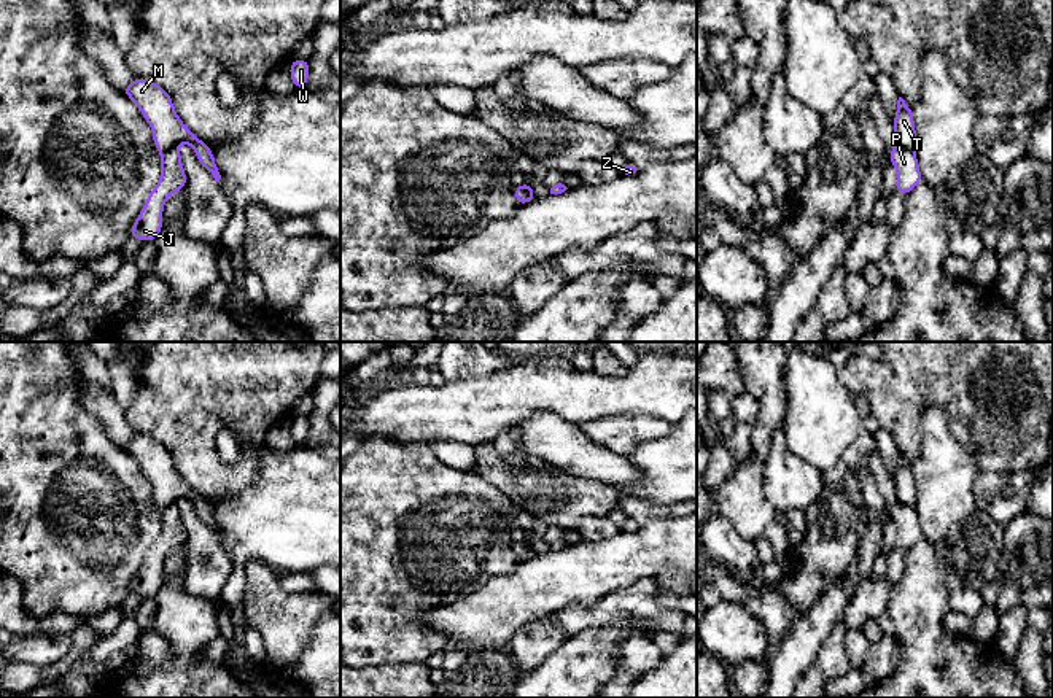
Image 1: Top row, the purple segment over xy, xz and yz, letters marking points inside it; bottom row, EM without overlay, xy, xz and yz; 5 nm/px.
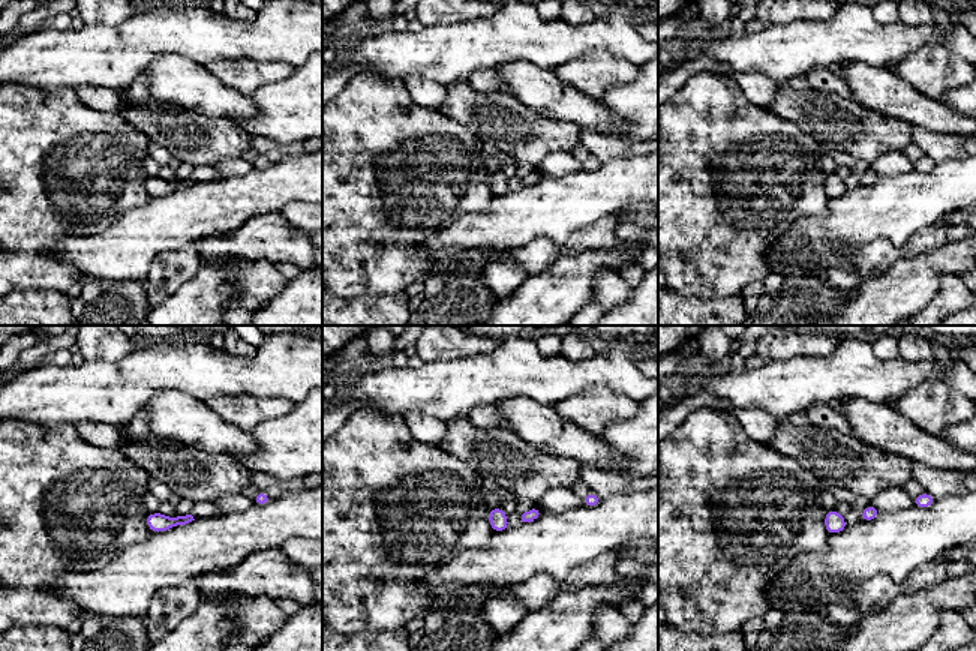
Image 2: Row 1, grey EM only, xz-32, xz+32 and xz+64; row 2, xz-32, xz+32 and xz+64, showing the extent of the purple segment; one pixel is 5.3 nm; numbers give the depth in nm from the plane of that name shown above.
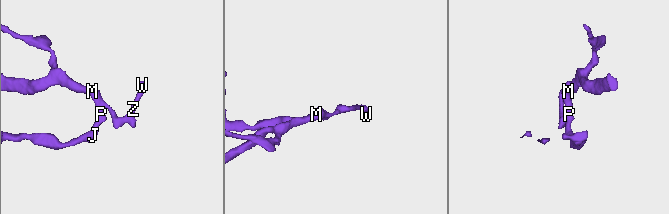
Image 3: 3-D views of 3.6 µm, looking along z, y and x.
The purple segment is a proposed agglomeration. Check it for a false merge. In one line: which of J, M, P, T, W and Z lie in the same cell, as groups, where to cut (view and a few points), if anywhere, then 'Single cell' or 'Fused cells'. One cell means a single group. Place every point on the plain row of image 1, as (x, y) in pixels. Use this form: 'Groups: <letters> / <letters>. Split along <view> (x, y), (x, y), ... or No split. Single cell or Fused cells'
Groups: J P / M T W Z. Split along yz (897, 501), (913, 506). Fused cells

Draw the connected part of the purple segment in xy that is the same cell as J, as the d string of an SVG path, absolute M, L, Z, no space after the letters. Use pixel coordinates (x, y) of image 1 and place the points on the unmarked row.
M169 504L161 509L162 529L159 539L150 549L145 561L129 587L130 595L140 595L142 599L156 596L162 587L162 564L165 556L186 542L186 529L183 526L181 512L177 504Z

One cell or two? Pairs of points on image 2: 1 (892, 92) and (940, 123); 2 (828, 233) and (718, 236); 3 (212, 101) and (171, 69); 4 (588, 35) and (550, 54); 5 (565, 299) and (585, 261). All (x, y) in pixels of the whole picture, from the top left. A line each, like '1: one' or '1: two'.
1: one
2: two
3: one
4: one
5: one

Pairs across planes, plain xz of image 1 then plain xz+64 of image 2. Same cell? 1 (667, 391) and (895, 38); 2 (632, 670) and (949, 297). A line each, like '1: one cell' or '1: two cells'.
1: one cell
2: one cell

